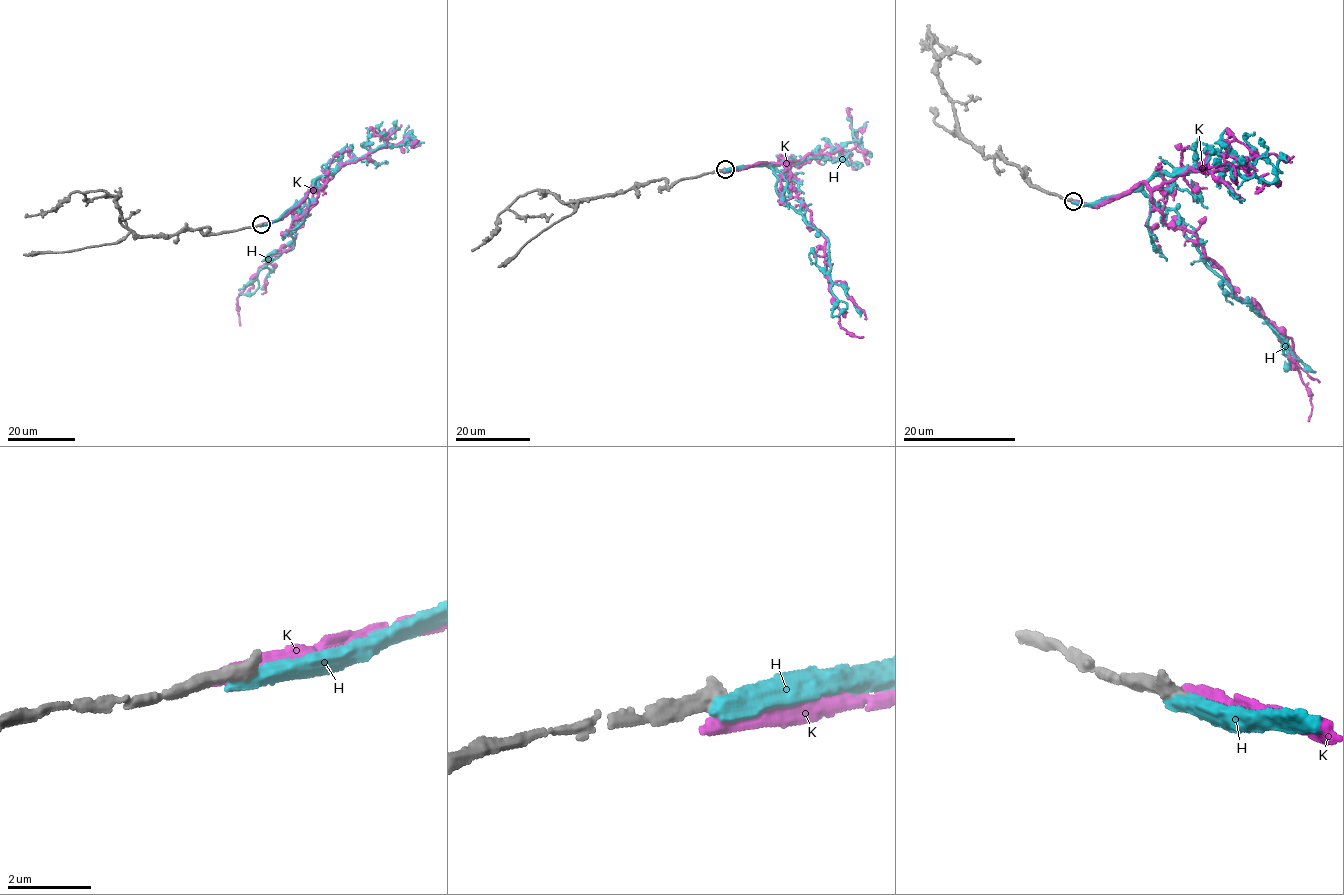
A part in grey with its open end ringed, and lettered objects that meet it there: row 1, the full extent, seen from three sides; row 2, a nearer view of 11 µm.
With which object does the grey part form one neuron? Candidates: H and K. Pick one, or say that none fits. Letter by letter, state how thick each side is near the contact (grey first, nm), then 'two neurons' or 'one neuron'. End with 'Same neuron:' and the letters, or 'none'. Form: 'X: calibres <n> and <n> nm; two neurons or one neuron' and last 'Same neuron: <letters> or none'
H: calibres 460 and 480 nm; two neurons
K: calibres 440 and 500 nm; two neurons
Same neuron: none

